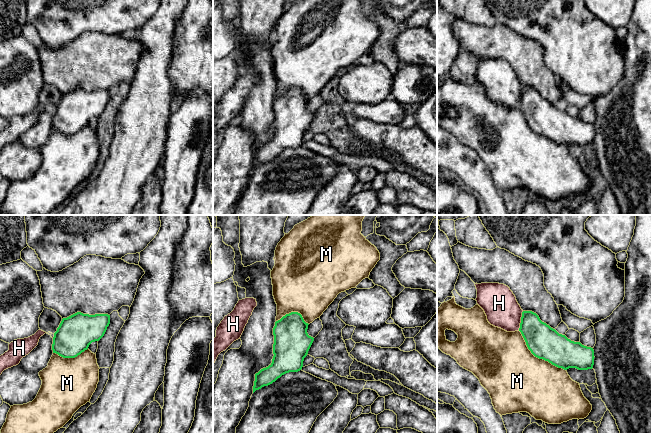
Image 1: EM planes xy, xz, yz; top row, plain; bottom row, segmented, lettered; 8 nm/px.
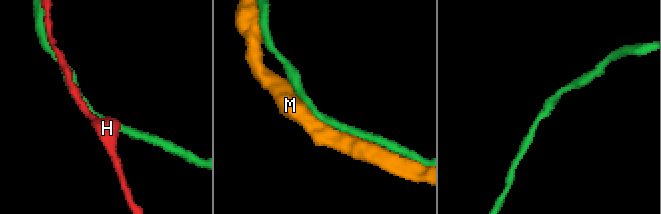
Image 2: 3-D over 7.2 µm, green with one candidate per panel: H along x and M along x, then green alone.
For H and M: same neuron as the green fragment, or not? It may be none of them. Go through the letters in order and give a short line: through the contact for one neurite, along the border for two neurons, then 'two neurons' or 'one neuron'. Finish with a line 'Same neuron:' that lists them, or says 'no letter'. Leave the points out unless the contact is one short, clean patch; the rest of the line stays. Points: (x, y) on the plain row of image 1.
H: two neurons
M: one neuron
Same neuron: M

